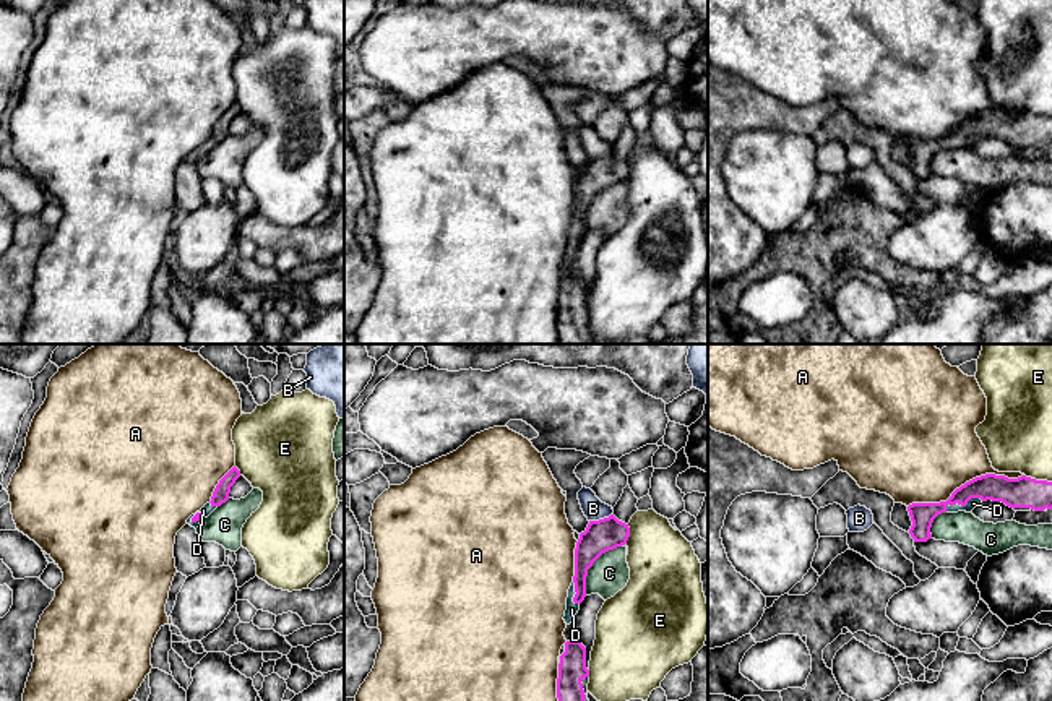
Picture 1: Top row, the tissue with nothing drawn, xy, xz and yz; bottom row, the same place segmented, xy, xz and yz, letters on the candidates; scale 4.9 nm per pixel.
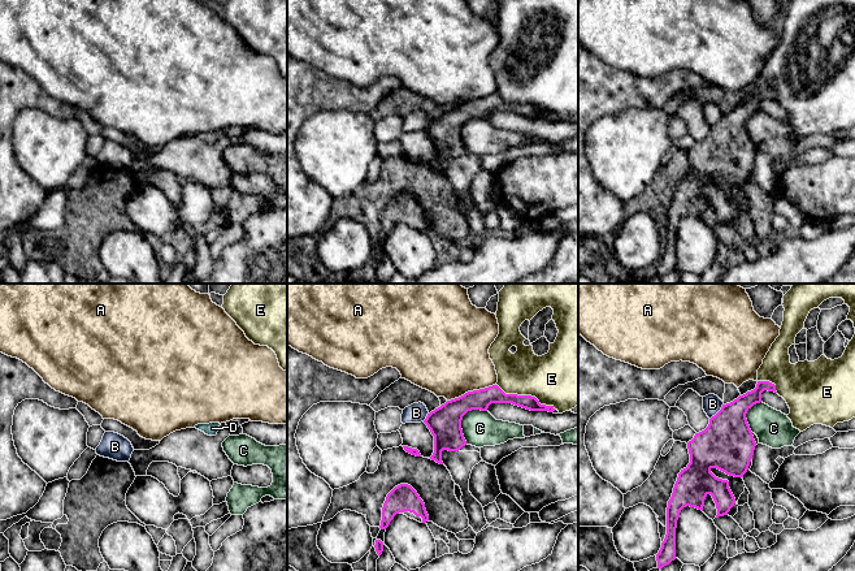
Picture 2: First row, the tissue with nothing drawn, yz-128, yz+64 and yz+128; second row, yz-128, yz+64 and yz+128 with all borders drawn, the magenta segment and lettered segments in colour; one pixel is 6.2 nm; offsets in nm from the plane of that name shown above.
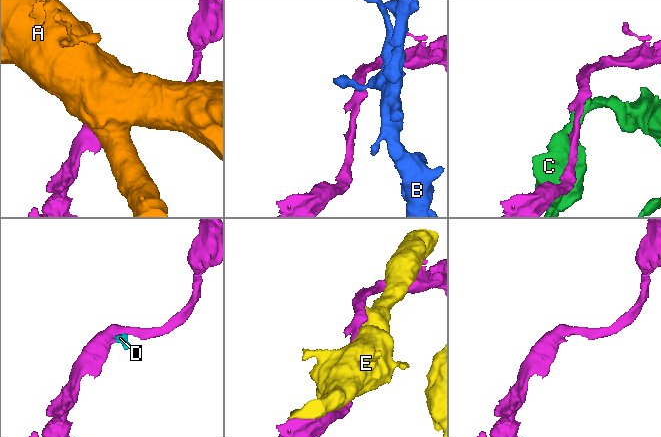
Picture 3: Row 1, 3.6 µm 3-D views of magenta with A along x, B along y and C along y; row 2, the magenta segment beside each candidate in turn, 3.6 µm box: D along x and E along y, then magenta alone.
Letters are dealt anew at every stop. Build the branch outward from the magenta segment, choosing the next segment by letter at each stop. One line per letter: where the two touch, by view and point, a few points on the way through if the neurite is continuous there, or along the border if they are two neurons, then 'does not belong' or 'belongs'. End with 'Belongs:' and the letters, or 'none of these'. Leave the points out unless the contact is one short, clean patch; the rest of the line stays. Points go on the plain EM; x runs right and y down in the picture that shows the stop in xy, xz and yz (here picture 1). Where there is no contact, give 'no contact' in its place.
A: yz (966, 119) | does not belong
B: xz (601, 156) | does not belong
C: xz (591, 202) | along xz (620, 182), (606, 187), (588, 206), (585, 231) | does not belong
D: yz (961, 141) | across yz (986, 124), (976, 127), (961, 141), (973, 140) | belongs
E: yz (1038, 117) | does not belong
Belongs: D

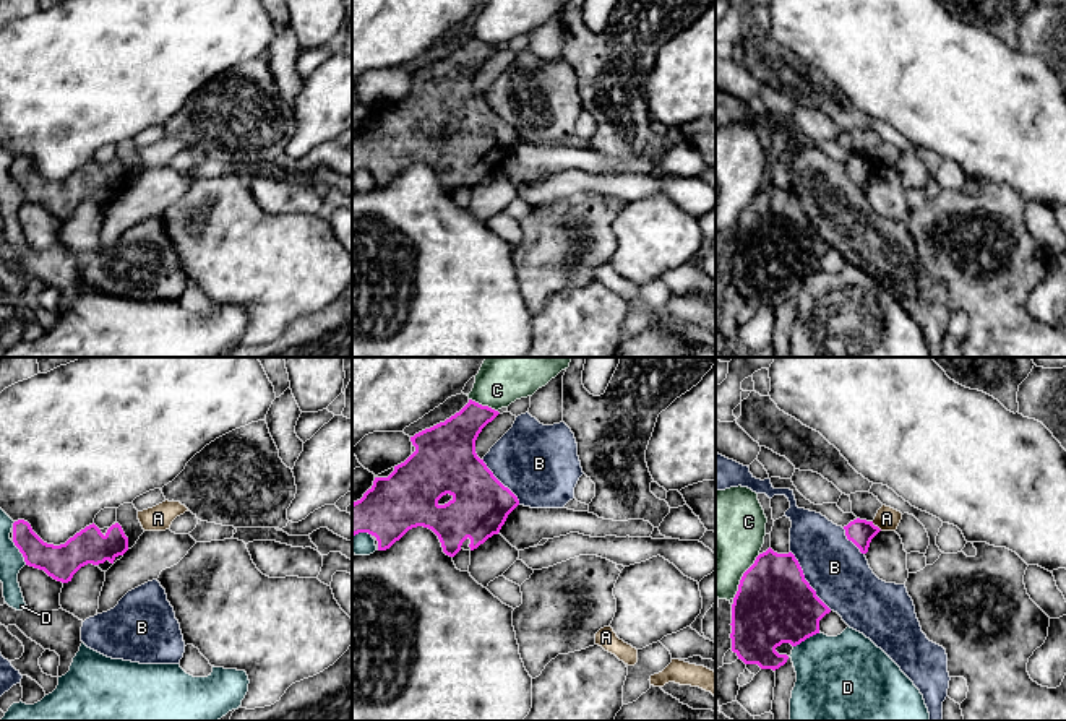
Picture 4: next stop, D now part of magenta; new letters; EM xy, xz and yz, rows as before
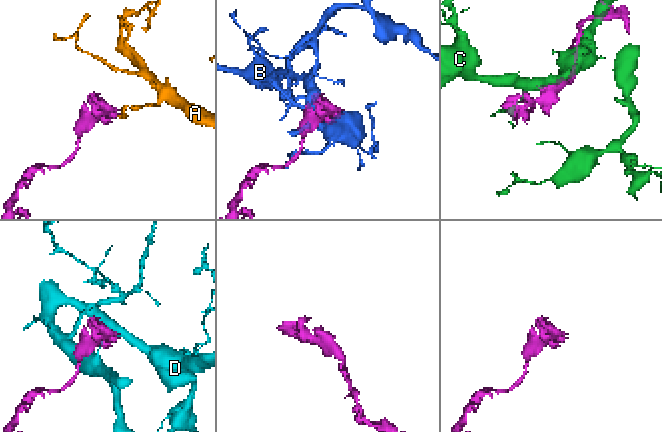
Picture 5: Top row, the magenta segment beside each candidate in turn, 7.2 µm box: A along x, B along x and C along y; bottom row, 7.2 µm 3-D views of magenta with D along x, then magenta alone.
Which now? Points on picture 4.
A: yz (876, 163) | along yz (872, 158), (881, 166) | does not belong
B: yz (805, 216) | does not belong
C: yz (742, 213) | does not belong
D: yz (807, 273) | does not belong
Belongs: none of these

